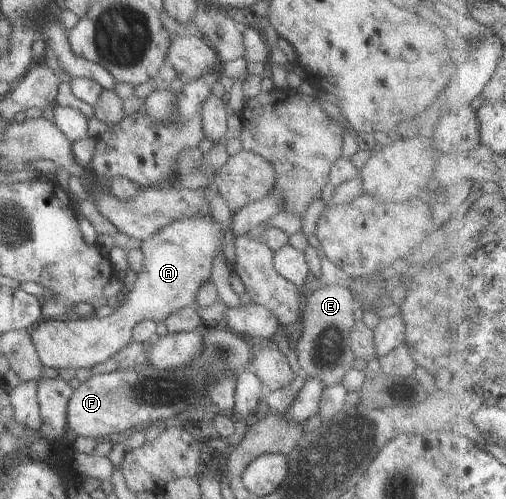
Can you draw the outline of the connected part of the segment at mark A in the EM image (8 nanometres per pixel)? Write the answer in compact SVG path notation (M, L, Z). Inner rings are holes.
M210 215L183 217L141 240L139 250L143 255L142 267L130 291L124 291L124 303L116 307L111 315L92 315L65 321L40 319L32 327L29 336L40 363L56 370L63 367L91 368L132 341L130 333L137 323L142 320L163 321L172 312L194 305L198 288L208 280L210 261L220 252L220 228Z

